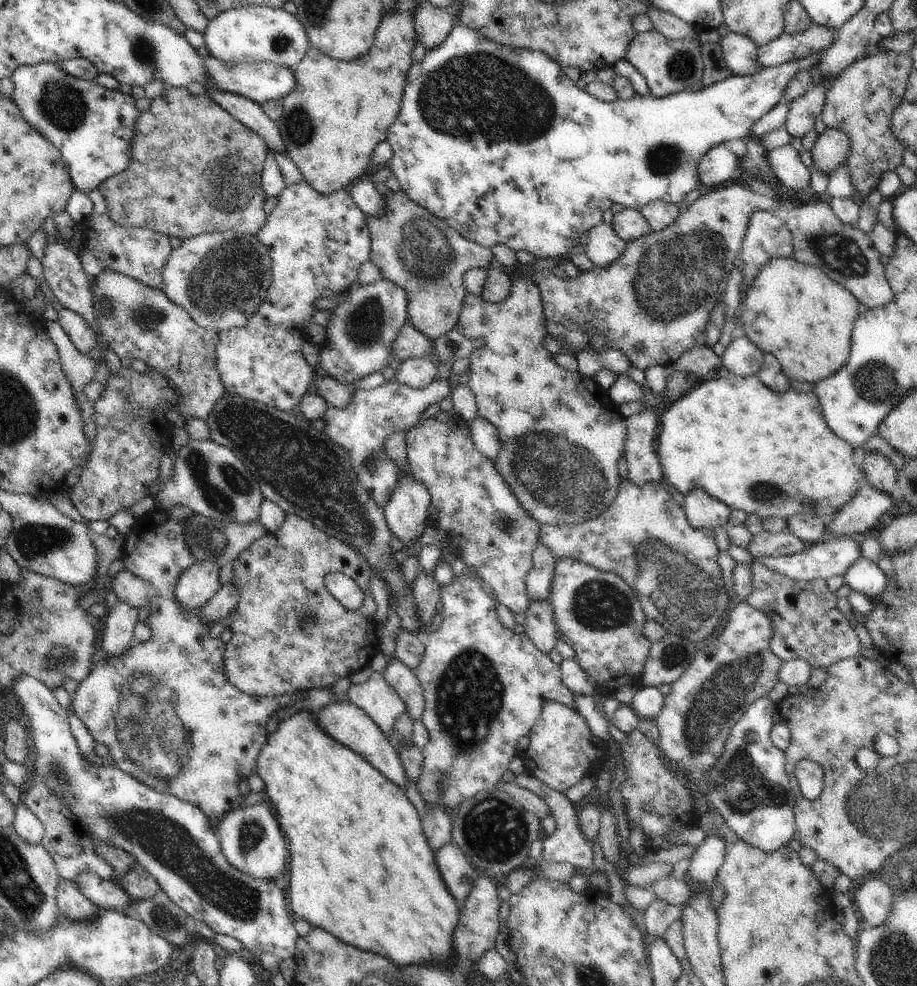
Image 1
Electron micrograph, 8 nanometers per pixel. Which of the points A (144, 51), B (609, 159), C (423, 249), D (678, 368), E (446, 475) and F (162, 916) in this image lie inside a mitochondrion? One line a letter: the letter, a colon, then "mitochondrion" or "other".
A: mitochondrion
B: other
C: mitochondrion
D: other
E: other
F: mitochondrion

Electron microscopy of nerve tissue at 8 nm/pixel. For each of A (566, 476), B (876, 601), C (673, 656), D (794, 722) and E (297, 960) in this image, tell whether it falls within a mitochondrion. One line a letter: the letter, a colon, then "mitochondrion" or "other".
A: mitochondrion
B: other
C: mitochondrion
D: other
E: other

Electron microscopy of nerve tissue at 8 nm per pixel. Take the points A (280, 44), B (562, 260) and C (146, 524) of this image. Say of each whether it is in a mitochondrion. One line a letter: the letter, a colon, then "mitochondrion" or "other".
A: mitochondrion
B: other
C: other

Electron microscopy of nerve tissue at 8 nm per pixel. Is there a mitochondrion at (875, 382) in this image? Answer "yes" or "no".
yes

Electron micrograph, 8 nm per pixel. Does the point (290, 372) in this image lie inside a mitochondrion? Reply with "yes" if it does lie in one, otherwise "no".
no

